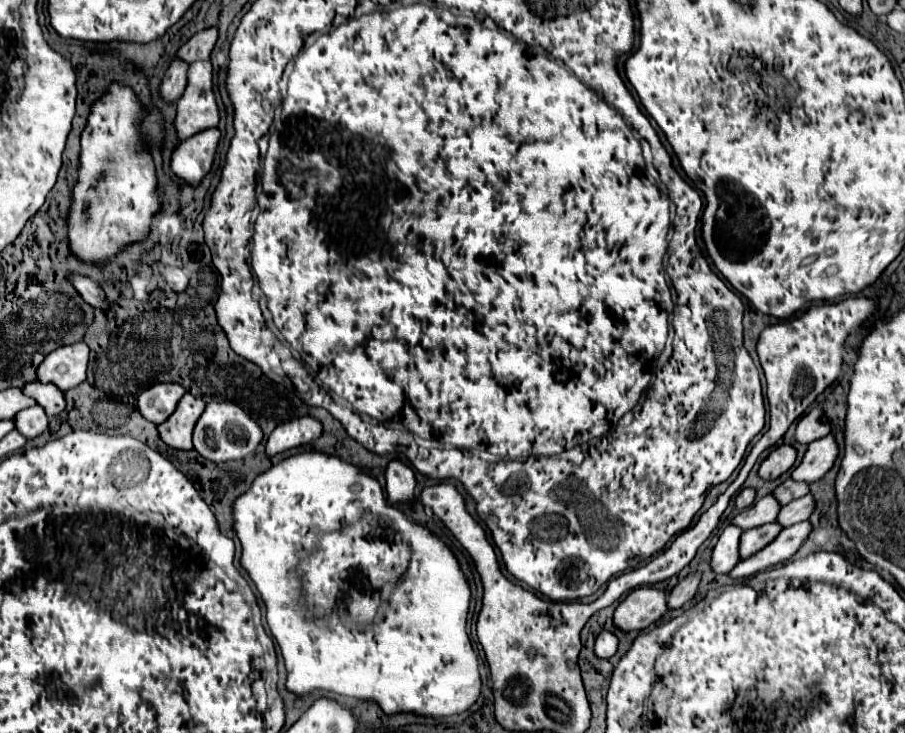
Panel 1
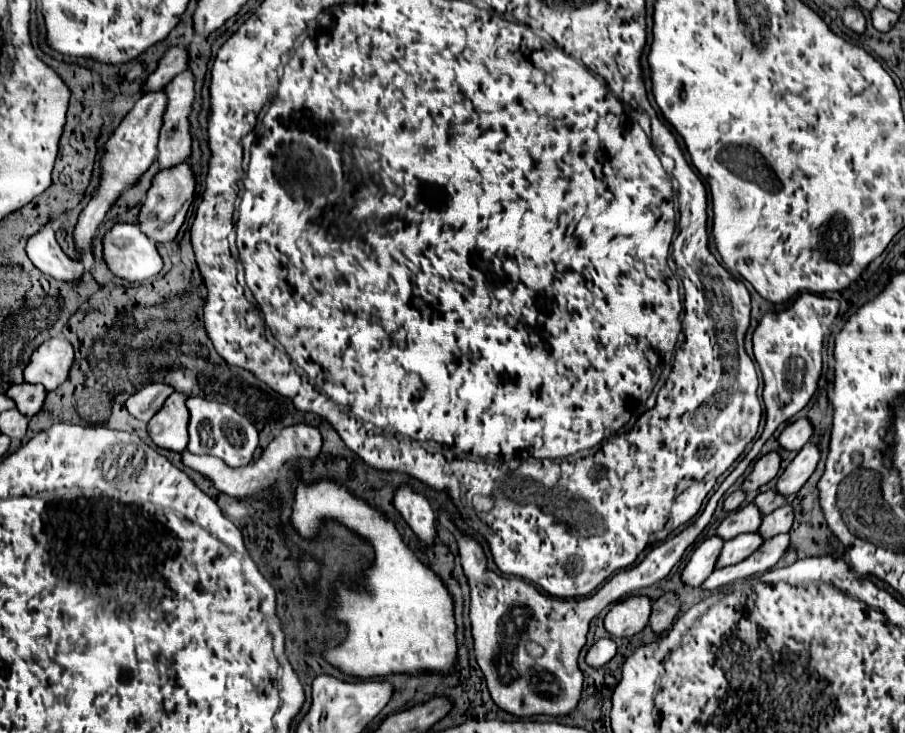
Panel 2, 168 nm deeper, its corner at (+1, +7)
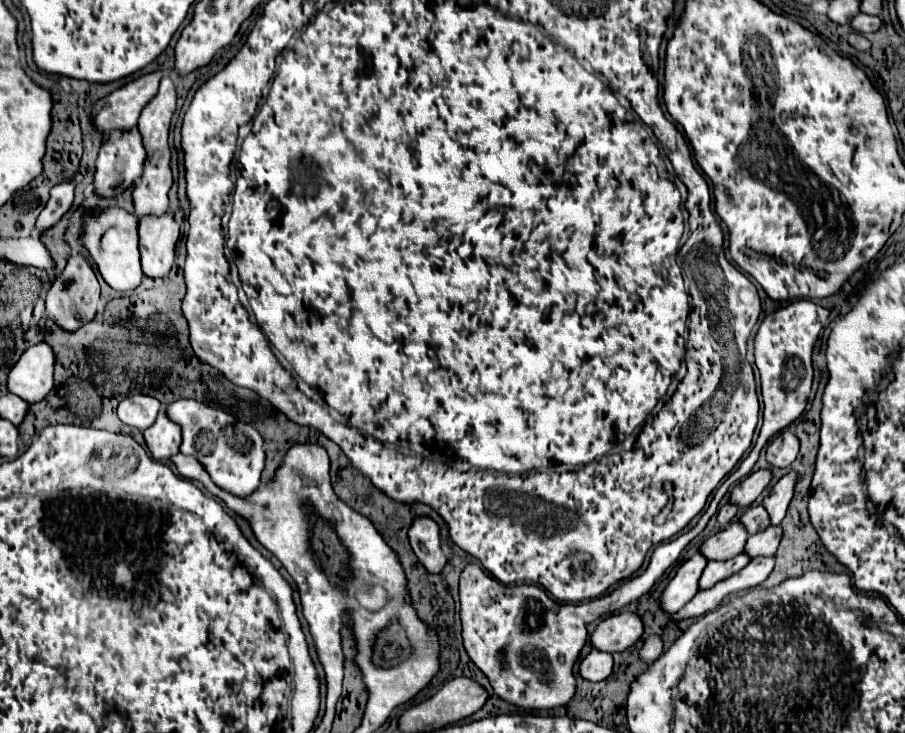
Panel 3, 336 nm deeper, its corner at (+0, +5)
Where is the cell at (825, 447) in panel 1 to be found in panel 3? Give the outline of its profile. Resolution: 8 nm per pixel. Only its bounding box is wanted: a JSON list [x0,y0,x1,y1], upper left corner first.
[762,472,796,526]

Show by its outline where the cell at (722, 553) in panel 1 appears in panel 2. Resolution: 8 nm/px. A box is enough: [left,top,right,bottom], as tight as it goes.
[683,536,723,586]

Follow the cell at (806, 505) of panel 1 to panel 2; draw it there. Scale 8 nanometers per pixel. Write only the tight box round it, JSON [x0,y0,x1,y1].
[759,504,793,538]

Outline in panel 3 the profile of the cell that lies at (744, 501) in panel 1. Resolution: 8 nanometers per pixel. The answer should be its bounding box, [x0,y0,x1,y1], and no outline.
[718,504,738,526]

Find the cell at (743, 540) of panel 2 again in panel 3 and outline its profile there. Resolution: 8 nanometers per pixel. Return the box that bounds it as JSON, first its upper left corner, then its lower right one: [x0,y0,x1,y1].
[698,554,750,590]

